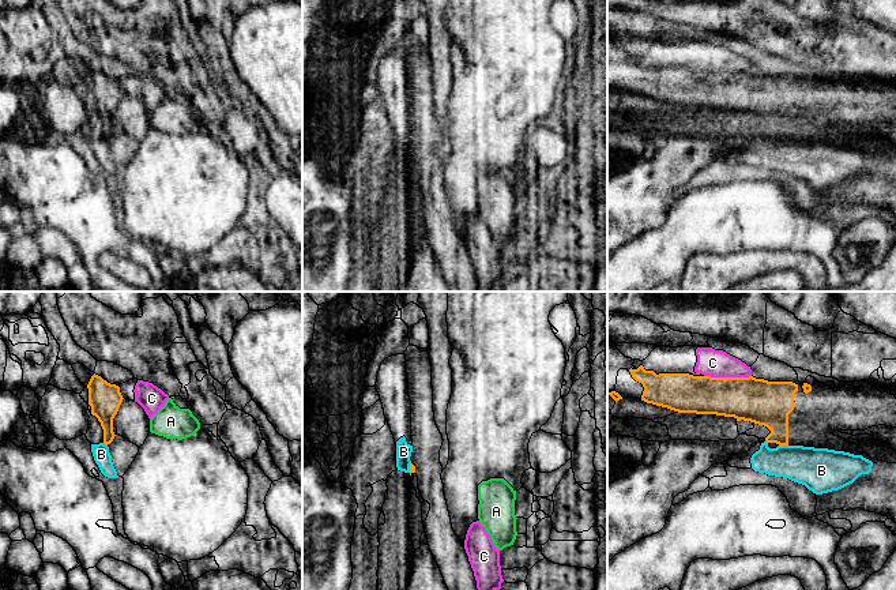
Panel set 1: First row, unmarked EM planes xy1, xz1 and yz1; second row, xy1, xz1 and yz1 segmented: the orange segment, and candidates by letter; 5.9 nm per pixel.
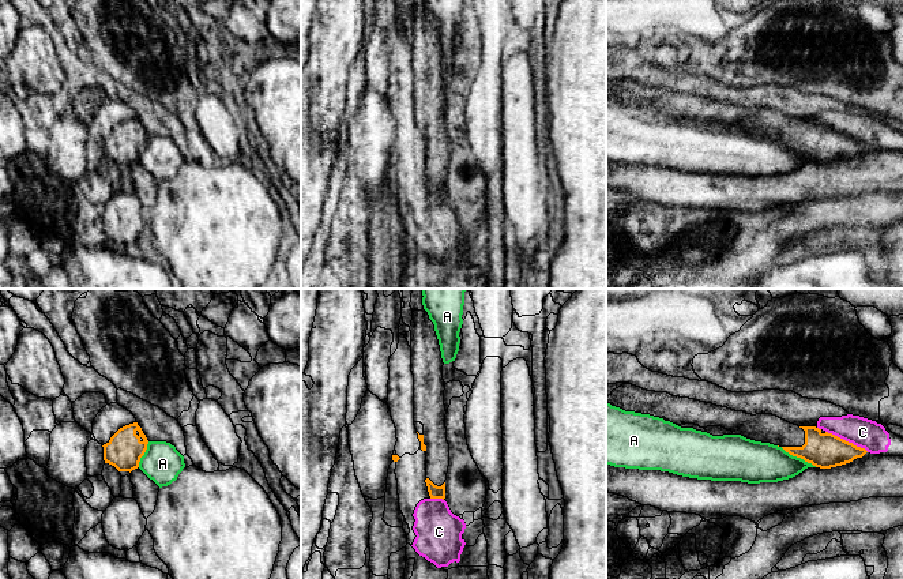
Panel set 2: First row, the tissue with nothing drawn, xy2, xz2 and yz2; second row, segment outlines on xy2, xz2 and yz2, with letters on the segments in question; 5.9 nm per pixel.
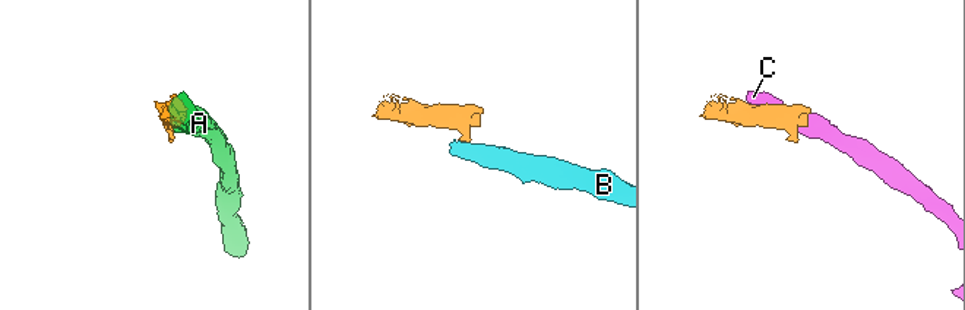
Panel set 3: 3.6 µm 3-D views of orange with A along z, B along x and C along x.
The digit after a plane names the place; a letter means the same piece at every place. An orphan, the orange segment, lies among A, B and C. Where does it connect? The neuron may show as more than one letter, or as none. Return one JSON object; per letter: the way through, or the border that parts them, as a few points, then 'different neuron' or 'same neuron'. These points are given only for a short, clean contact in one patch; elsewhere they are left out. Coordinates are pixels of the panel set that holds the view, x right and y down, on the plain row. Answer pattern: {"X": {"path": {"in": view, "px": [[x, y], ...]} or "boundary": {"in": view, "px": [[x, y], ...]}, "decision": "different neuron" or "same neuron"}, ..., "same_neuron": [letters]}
{"A": {"decision": "different neuron"}, "B": {"boundary": {"in": "yz1", "px": [[779, 139], [787, 141]]}, "decision": "different neuron"}, "C": {"boundary": {"in": "yz1", "px": [[704, 70], [750, 71]]}, "decision": "different neuron"}, "same_neuron": []}

